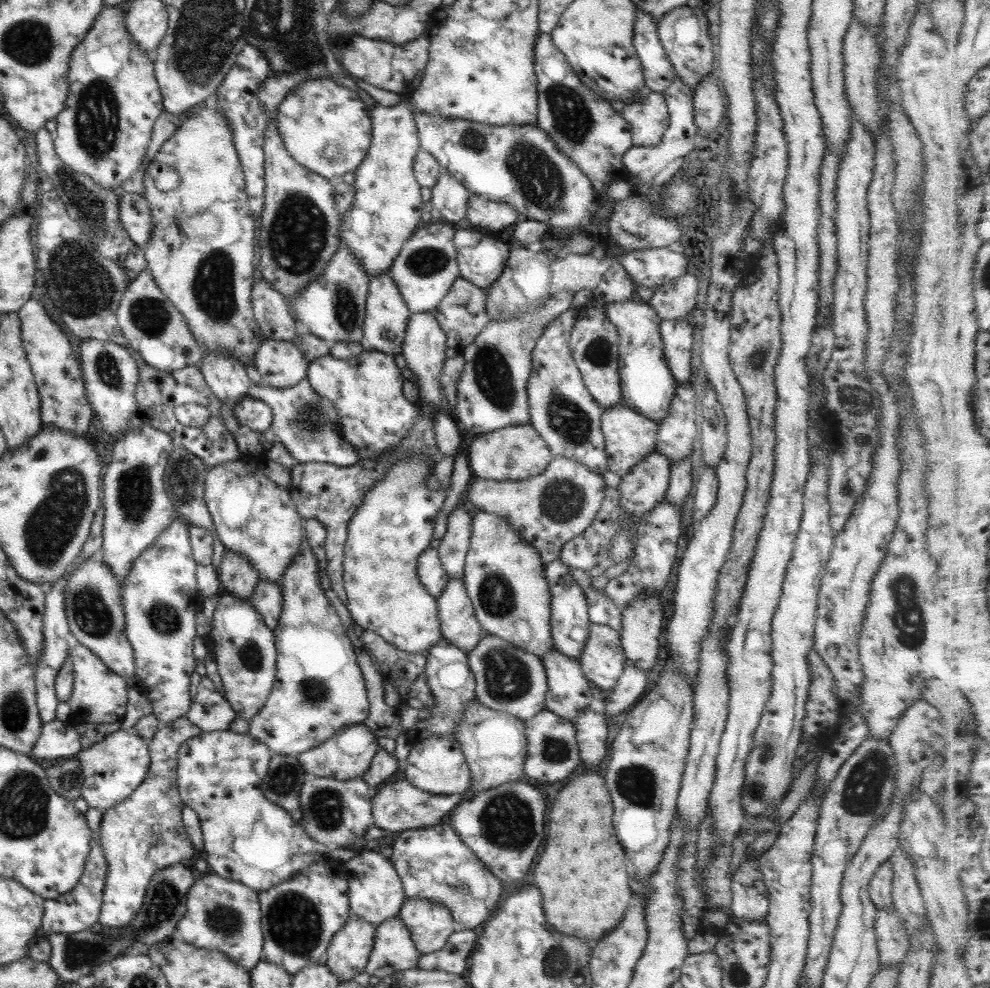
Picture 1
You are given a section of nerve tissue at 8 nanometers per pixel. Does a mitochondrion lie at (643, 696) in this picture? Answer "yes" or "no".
no

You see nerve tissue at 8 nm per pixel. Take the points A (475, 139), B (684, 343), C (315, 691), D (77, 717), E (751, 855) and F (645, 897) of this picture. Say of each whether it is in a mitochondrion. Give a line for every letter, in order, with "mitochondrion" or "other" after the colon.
A: mitochondrion
B: other
C: mitochondrion
D: other
E: other
F: other

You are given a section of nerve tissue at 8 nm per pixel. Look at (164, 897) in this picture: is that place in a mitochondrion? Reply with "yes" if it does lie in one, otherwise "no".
yes

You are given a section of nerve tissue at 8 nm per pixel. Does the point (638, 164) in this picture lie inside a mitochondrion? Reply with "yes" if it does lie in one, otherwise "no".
no

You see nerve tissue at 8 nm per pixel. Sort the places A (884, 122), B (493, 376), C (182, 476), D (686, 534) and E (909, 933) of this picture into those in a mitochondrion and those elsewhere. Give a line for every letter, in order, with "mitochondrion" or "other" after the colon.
A: other
B: mitochondrion
C: mitochondrion
D: other
E: other

